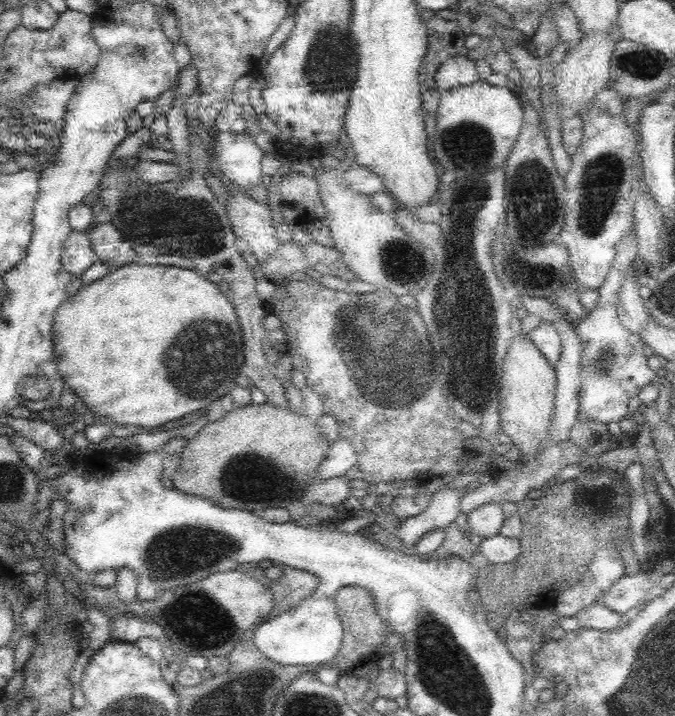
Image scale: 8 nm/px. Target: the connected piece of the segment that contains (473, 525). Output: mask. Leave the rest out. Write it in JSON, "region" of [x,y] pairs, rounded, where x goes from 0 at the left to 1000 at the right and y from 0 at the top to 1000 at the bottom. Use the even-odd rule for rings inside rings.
{"region":[[[741,703],[710,707],[692,718],[696,744],[726,751],[741,743],[748,722]]]}

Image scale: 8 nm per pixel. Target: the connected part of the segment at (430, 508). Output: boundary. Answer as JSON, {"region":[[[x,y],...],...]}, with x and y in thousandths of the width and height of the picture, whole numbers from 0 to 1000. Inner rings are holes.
{"region":[[[655,680],[640,690],[637,704],[622,718],[600,725],[587,722],[593,728],[587,737],[587,751],[594,753],[596,760],[604,765],[613,765],[631,744],[670,732],[681,719],[681,698],[689,686],[681,680]]]}

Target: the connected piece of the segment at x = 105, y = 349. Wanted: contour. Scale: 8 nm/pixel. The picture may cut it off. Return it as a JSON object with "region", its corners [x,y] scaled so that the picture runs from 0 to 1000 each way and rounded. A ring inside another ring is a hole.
{"region":[[[196,366],[175,373],[169,380],[129,397],[113,411],[98,416],[84,430],[79,444],[77,468],[80,478],[80,496],[83,497],[86,521],[98,536],[110,546],[113,554],[119,556],[130,571],[130,580],[141,582],[145,588],[161,592],[184,594],[191,598],[236,596],[247,589],[264,587],[292,573],[310,571],[313,561],[326,559],[327,554],[351,541],[350,528],[357,521],[361,501],[360,465],[354,455],[353,443],[344,426],[345,415],[329,409],[324,398],[305,390],[304,385],[264,372],[249,370],[210,370]],[[204,399],[213,402],[213,408],[204,408]]]}

